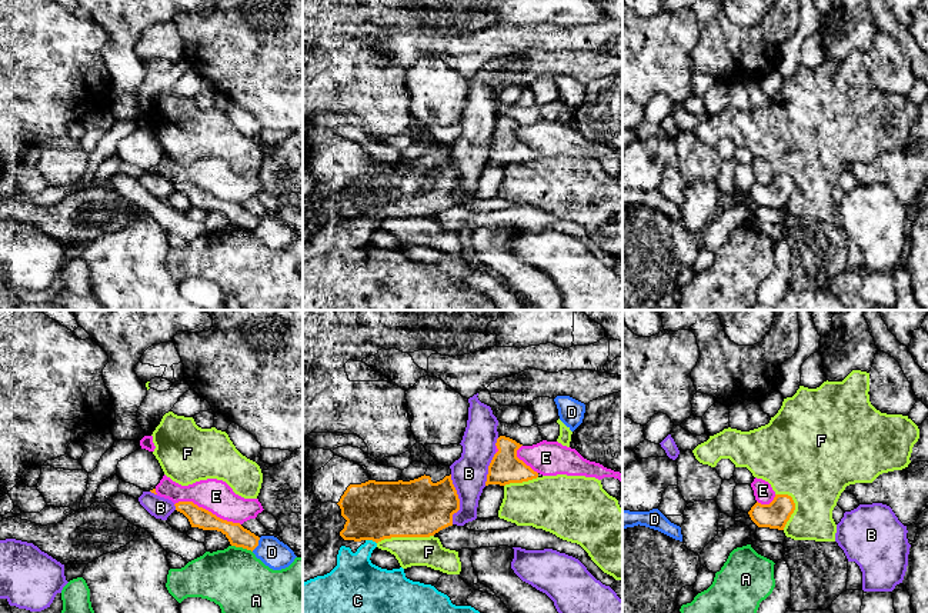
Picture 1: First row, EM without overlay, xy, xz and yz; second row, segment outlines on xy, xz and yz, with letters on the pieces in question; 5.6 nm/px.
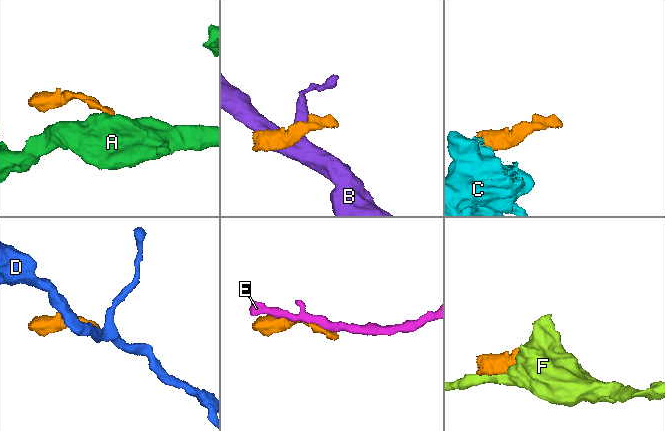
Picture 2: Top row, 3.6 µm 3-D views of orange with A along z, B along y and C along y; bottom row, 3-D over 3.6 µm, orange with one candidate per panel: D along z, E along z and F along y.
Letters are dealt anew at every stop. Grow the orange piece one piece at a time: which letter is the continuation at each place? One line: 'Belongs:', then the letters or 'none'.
Belongs: none

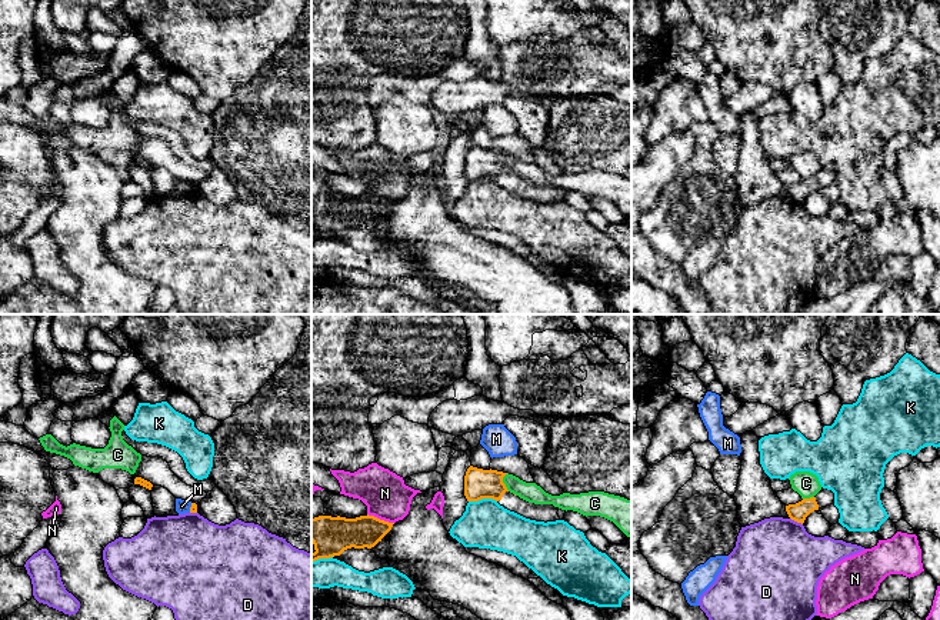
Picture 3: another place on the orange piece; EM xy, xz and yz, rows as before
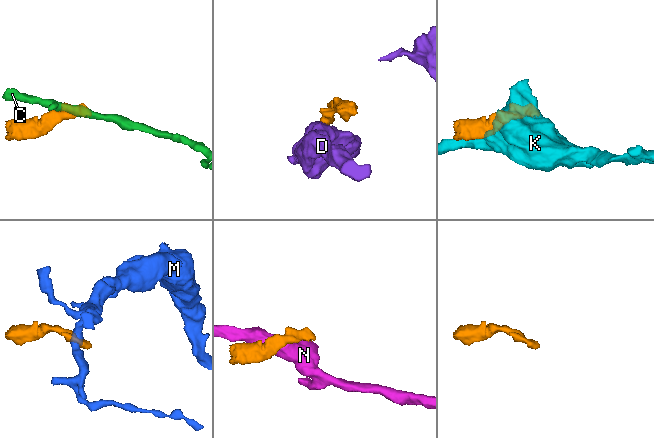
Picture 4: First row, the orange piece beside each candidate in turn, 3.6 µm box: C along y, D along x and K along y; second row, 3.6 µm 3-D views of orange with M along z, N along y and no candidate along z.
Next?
Belongs: none

